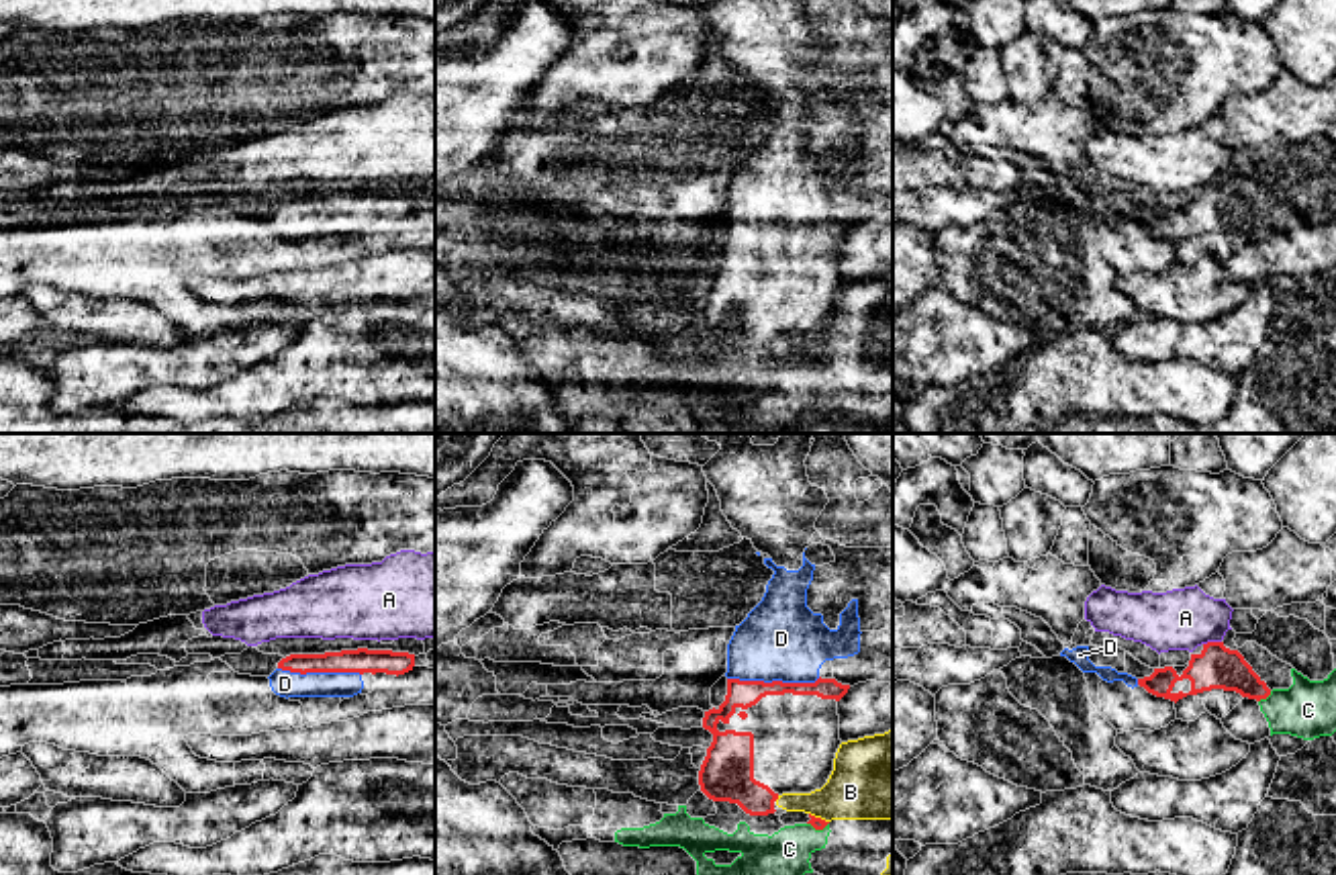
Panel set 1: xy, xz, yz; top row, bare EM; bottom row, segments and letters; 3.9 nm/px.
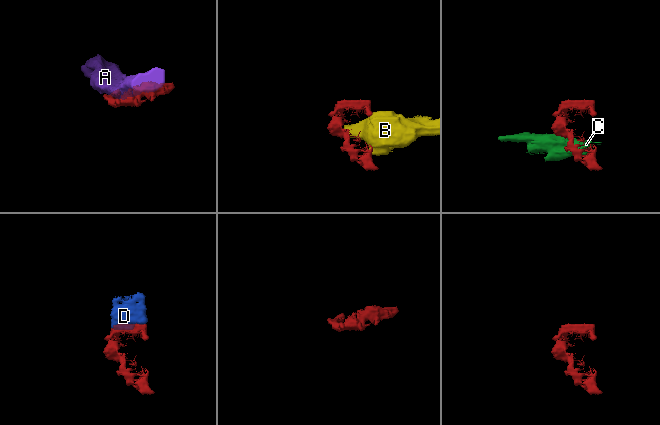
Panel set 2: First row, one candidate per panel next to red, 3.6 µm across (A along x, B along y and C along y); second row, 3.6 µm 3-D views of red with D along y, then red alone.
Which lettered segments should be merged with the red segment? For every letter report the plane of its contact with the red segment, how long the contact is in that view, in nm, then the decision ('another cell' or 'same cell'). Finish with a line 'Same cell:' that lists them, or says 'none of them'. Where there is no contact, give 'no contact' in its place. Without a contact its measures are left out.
A: meets red in yz; contact 70 nm long; another cell
B: meets red in xz; contact 30 nm long; another cell
C: meets red in yz; contact 70 nm long; another cell
D: meets red in xz; contact 360 nm long; same cell
Same cell: D

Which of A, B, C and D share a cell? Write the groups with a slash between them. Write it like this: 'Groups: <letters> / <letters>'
Groups: A / B C / D

